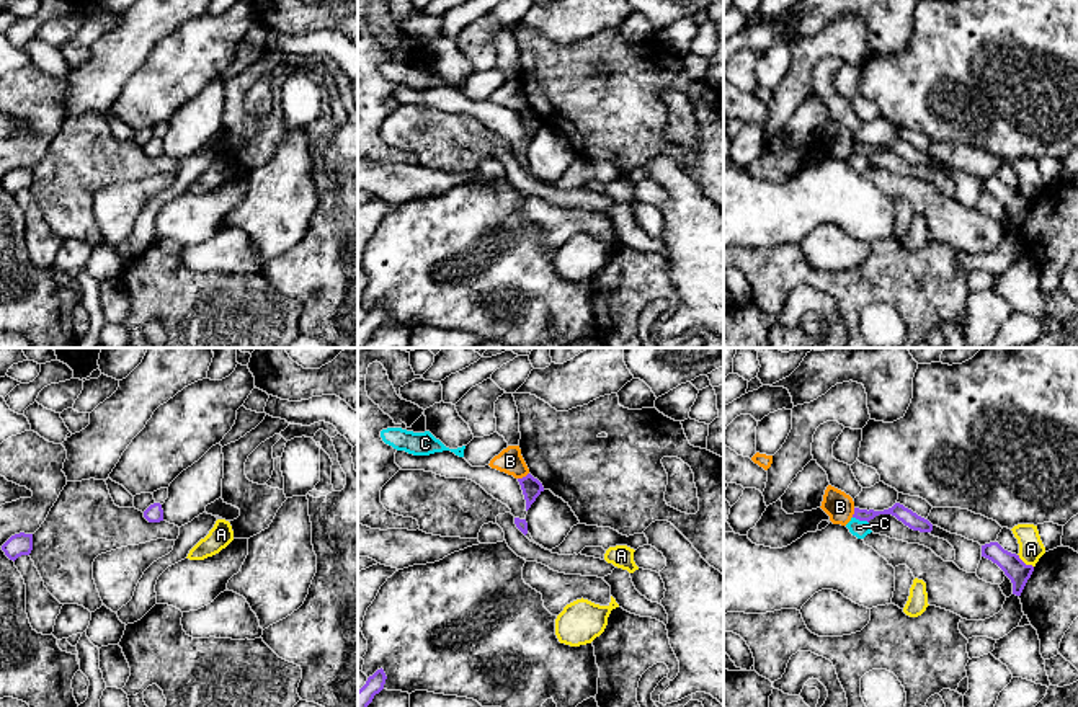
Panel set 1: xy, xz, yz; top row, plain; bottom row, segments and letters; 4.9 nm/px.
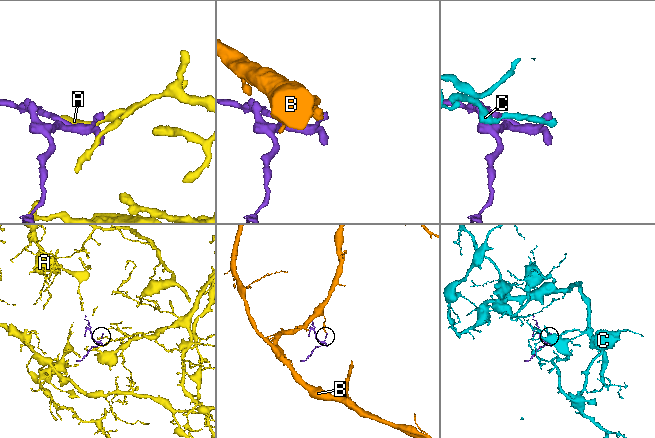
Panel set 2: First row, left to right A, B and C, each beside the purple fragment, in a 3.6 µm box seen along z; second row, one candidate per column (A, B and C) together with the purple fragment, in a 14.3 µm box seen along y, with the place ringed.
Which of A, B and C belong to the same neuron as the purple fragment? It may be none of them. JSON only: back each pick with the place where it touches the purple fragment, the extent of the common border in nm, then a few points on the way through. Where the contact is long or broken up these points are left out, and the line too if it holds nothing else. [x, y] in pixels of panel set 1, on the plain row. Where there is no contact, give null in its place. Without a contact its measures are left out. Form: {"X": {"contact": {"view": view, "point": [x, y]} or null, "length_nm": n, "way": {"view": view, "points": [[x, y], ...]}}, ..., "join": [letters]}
{"join": []}

